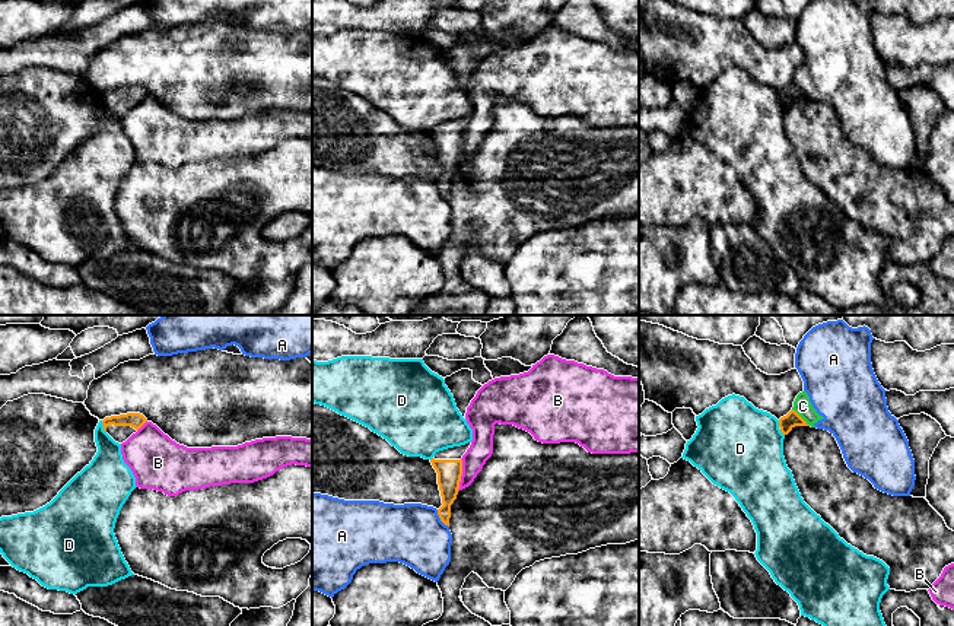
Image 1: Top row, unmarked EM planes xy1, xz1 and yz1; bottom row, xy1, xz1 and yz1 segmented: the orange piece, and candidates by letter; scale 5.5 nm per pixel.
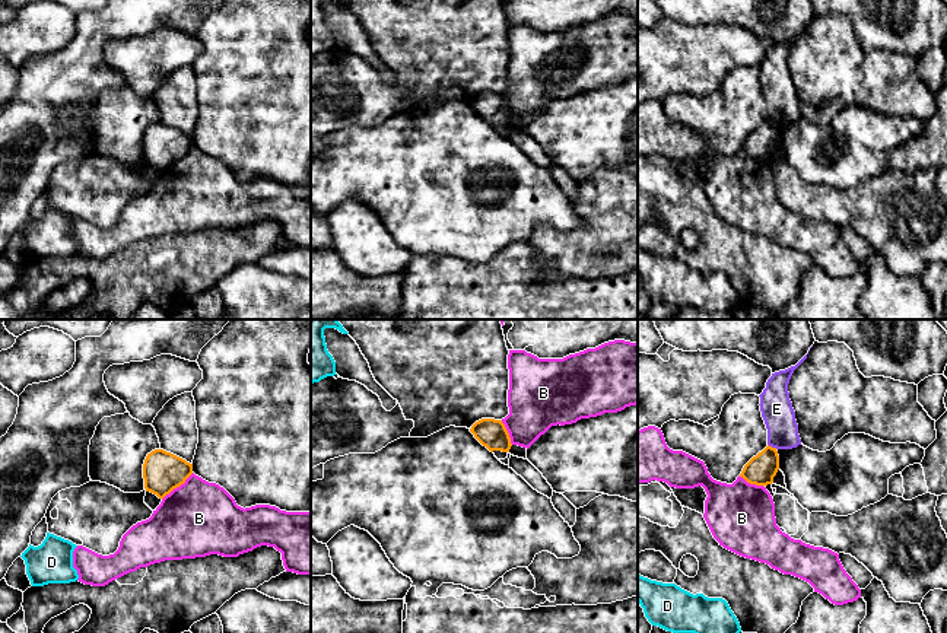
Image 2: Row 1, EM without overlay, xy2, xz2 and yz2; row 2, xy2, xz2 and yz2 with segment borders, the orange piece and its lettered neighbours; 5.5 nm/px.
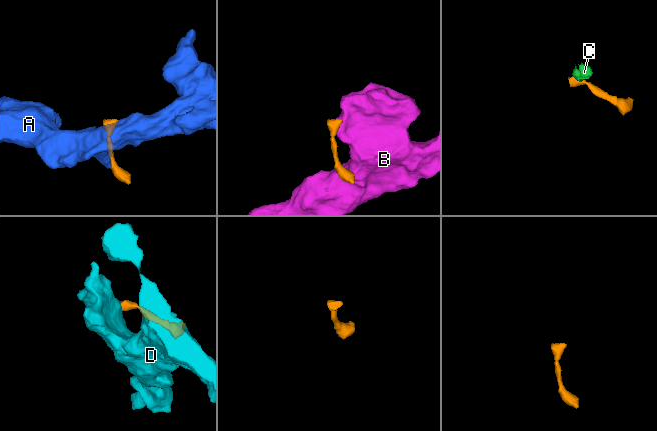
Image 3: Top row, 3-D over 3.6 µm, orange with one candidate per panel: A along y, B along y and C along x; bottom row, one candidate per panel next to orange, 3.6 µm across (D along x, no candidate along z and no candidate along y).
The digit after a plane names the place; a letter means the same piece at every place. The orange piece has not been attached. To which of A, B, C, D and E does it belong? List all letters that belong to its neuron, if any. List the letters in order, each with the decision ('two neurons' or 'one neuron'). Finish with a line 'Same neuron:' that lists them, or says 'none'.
A: two neurons
B: two neurons
C: two neurons
D: two neurons
E: two neurons
Same neuron: none

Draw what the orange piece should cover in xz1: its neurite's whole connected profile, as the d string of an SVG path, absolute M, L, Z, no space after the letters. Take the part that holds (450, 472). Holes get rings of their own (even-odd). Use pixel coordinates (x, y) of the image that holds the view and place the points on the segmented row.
M471 442L448 448L435 454L430 460L438 473L438 484L442 496L442 506L438 509L441 521L449 527L451 505L457 499L459 482L462 476L462 455L470 448Z

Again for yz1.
M795 410L779 419L779 428L783 435L788 435L795 426L810 426Z

